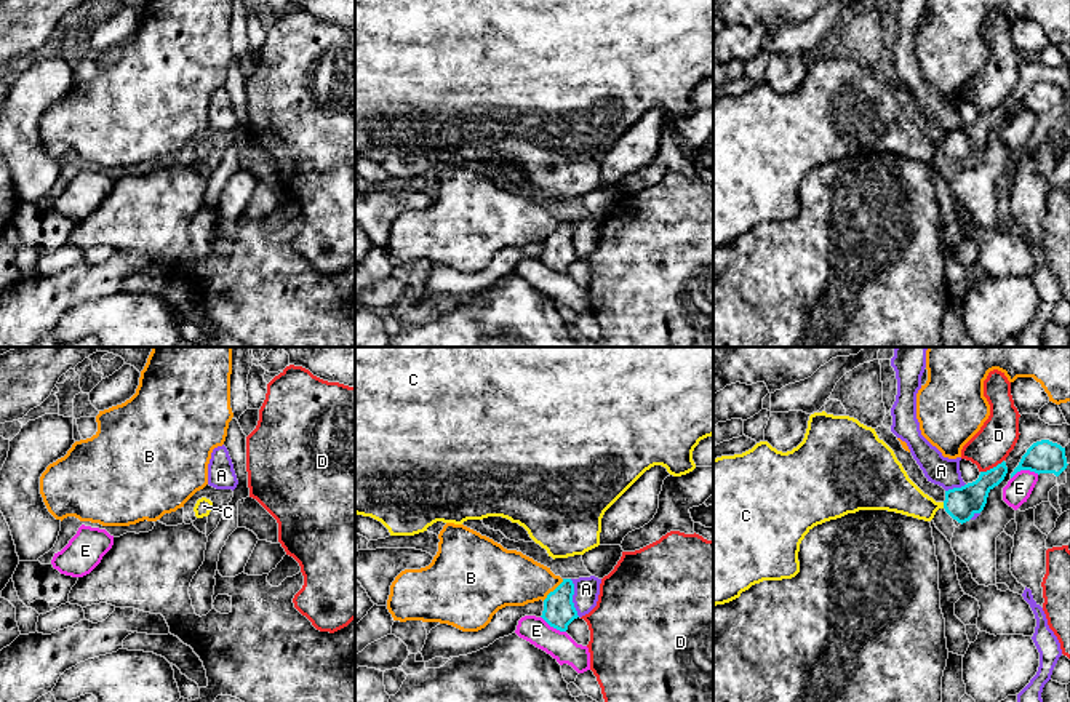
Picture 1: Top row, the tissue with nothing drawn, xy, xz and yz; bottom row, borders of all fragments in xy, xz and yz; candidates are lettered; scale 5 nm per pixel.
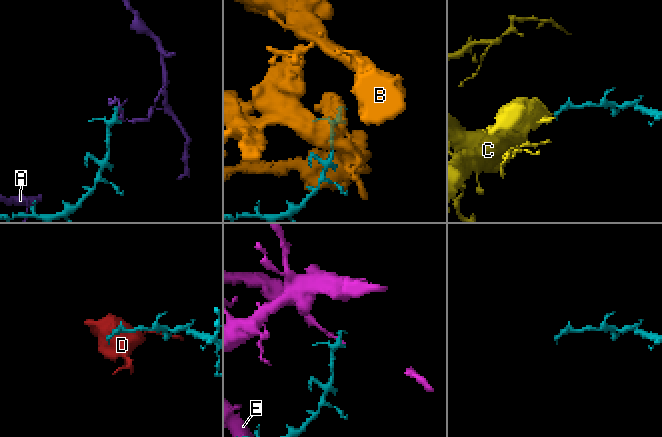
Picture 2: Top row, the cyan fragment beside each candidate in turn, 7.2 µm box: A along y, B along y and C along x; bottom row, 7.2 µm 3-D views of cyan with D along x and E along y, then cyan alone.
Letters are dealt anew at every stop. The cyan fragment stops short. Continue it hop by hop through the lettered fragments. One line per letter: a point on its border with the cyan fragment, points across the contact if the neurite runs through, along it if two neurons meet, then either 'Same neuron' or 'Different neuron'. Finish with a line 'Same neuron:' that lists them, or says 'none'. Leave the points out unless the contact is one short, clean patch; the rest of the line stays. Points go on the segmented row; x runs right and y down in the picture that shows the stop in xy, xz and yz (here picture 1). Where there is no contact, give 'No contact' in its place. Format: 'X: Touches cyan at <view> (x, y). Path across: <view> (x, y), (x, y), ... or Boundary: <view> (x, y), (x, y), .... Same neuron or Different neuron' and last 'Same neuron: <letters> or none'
A: Touches cyan at xz (571, 598). Boundary: xz (570, 579), (573, 584), (574, 610), (579, 616). Different neuron
B: Touches cyan at xz (554, 590). Different neuron
C: Touches cyan at yz (944, 506). Path across: yz (962, 502), (944, 506), (918, 506), (896, 493). Same neuron
D: Touches cyan at yz (994, 467). Different neuron
E: Touches cyan at yz (1024, 469). Different neuron
Same neuron: C

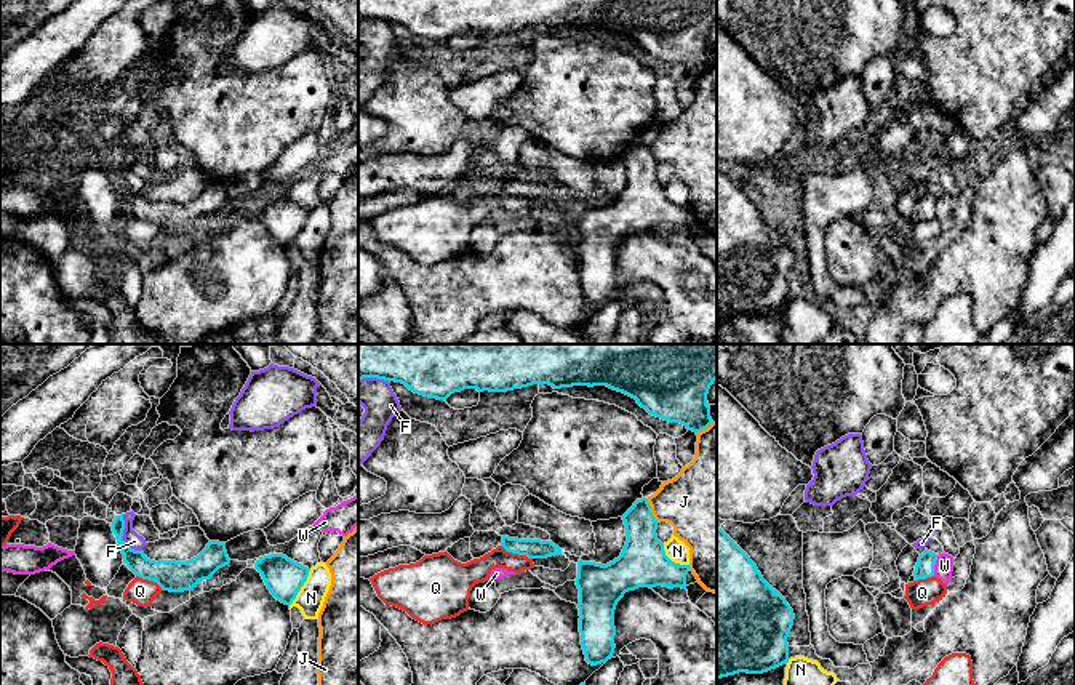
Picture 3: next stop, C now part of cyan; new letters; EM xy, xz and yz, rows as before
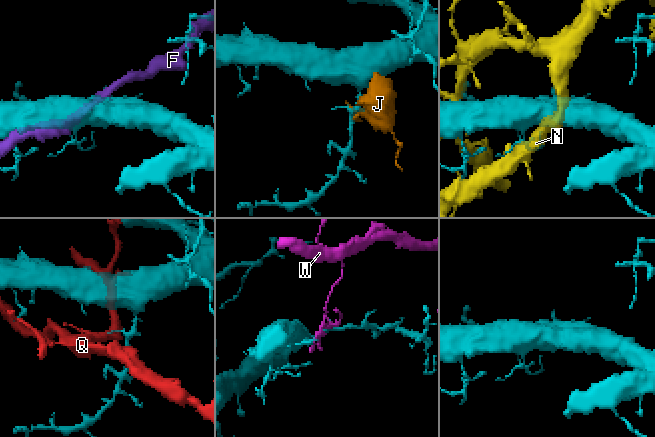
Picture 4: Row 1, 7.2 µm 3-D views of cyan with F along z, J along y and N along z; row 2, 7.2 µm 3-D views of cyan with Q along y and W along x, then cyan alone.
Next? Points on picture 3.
F: Touches cyan at xy (122, 535). Different neuron
J: Touches cyan at xz (650, 511). Different neuron
N: Touches cyan at xy (301, 586). Different neuron
Q: Touches cyan at xz (517, 552). Different neuron
W: Touches cyan at yz (933, 565). Different neuron
Same neuron: none

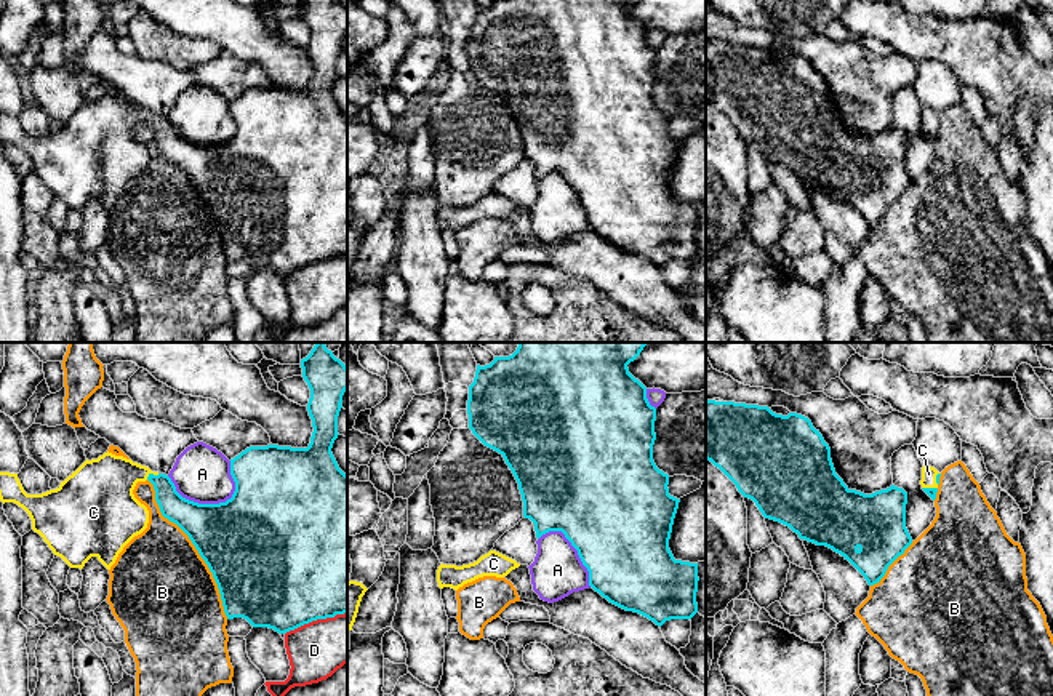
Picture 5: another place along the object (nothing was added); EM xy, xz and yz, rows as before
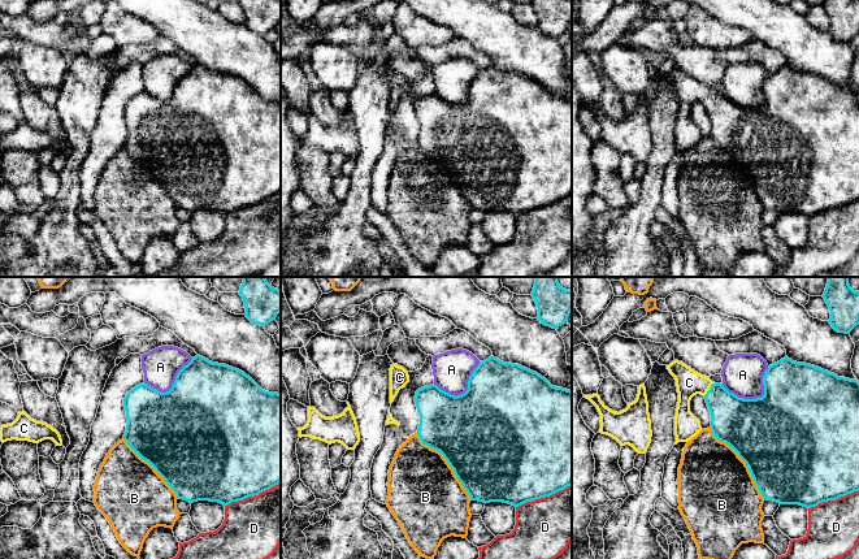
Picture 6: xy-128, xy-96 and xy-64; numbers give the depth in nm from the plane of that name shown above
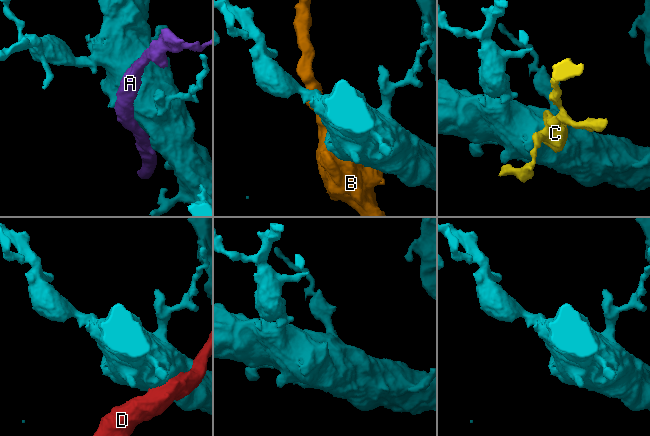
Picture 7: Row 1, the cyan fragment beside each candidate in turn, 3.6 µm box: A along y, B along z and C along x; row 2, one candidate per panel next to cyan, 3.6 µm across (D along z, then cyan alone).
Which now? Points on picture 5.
A: Touches cyan at xy (200, 504). Different neuron
B: Touches cyan at xy (196, 548). Different neuron
C: Touches cyan at xy (152, 474). Path across: xy (175, 508), (152, 474), (122, 474), (104, 487). Same neuron
D: Touches cyan at xy (316, 620). Different neuron
Same neuron: C

